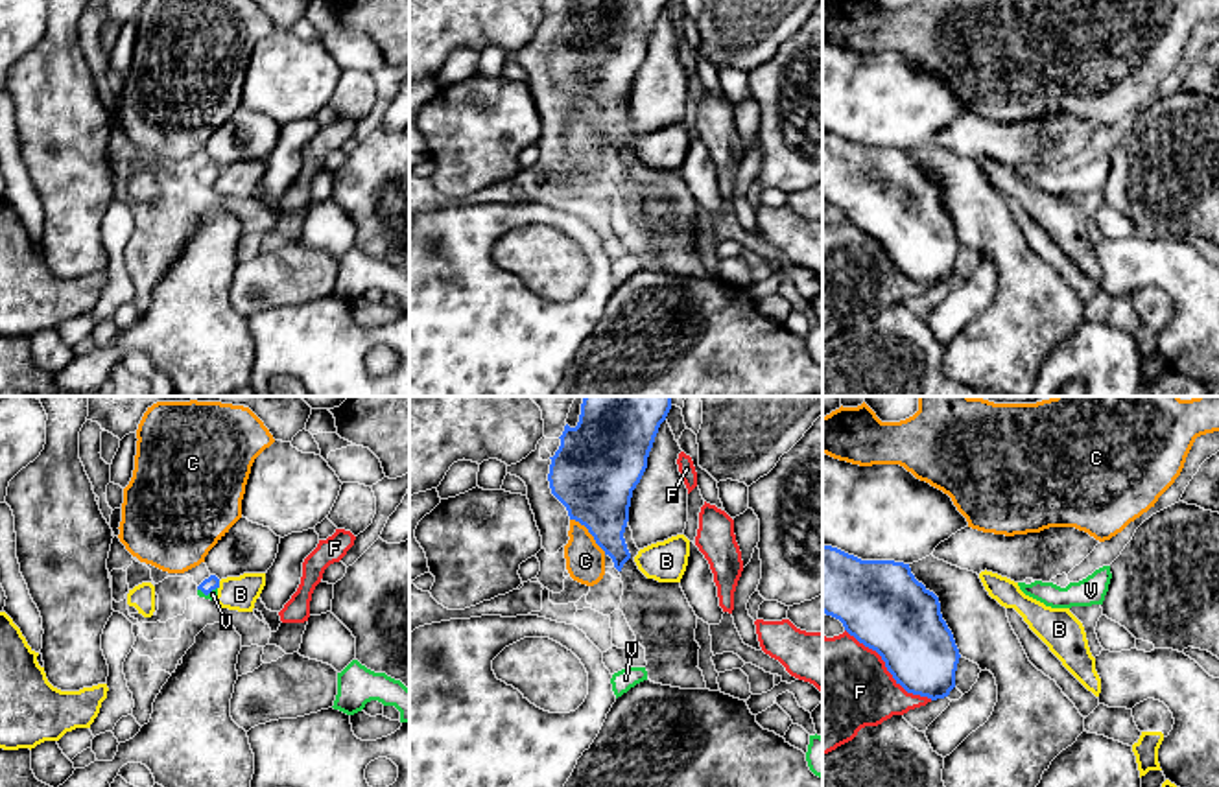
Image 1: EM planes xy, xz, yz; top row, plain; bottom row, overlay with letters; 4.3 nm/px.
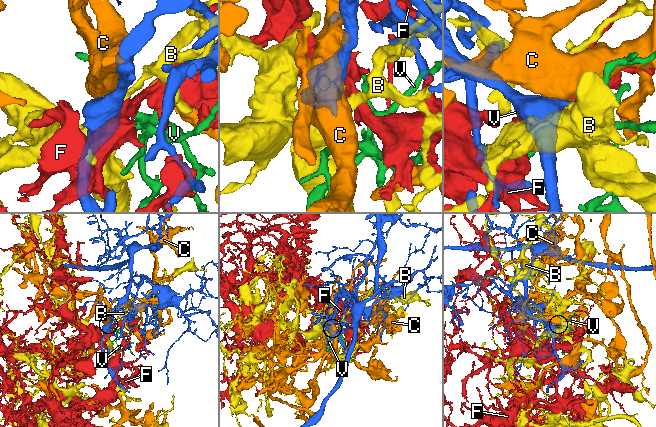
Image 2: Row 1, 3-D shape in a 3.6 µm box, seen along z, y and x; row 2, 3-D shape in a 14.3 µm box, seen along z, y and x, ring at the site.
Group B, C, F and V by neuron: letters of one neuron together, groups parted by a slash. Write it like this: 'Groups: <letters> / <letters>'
Groups: B / C / F / V

